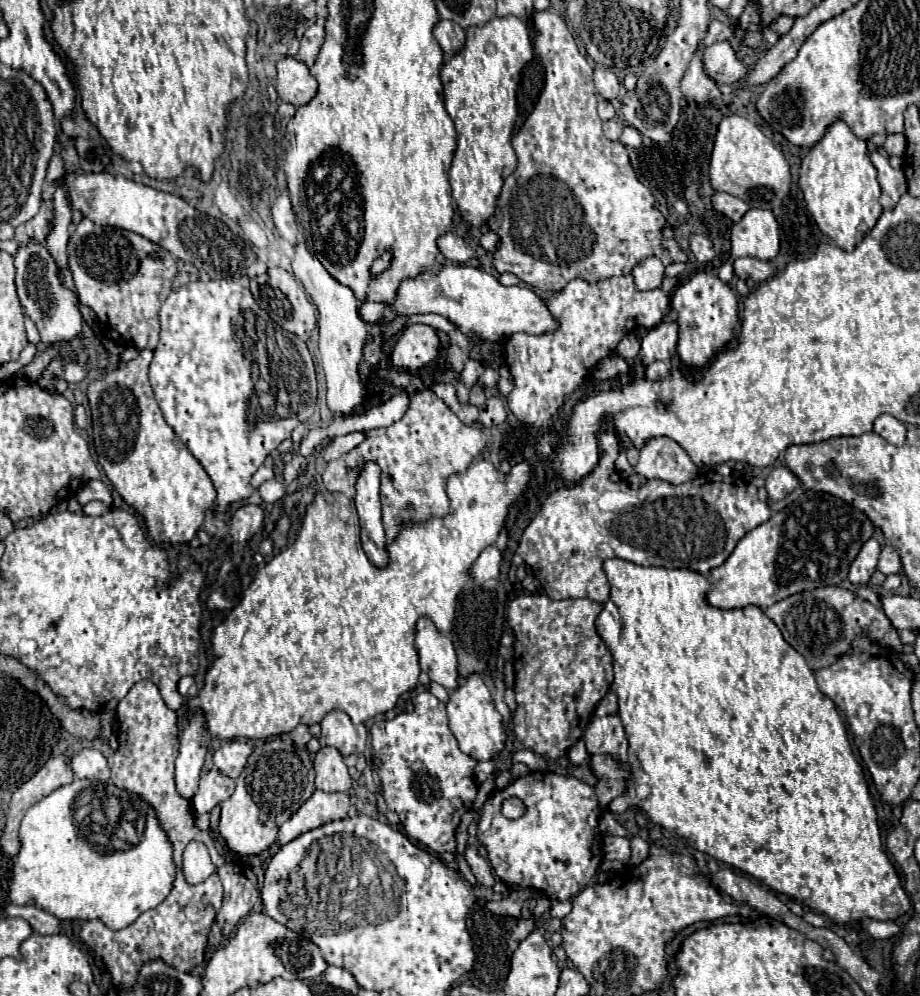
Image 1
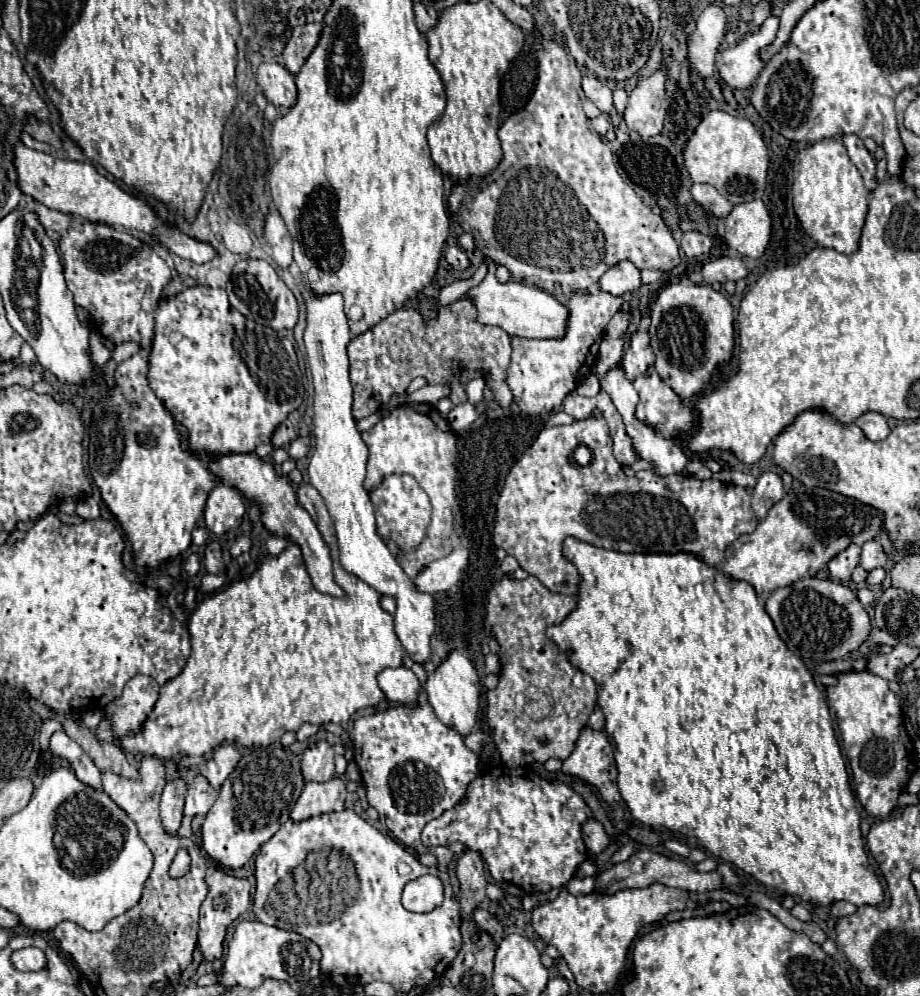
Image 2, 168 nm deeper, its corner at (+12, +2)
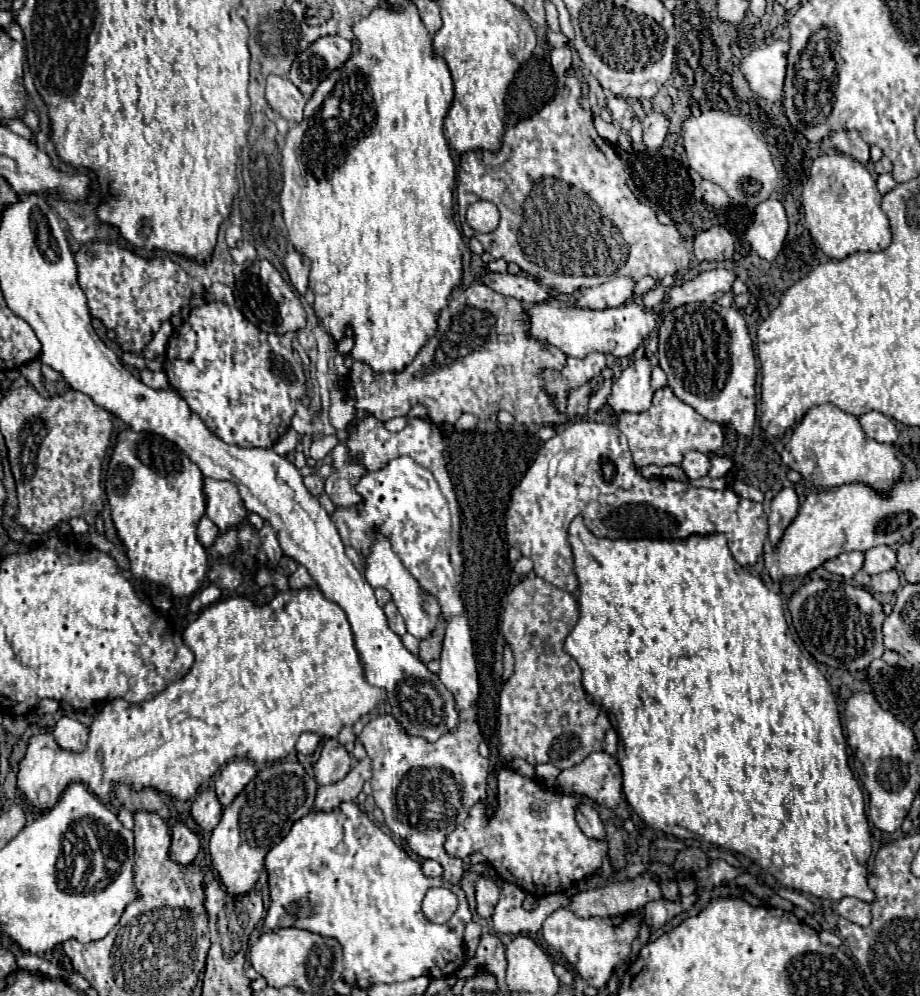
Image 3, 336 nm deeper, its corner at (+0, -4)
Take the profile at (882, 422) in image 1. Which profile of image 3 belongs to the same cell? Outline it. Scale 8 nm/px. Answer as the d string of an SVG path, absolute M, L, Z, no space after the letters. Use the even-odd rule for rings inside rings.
M870 411L858 417L864 433L872 439L876 439L878 443L894 443L898 439L898 431L892 423L890 417L878 413L878 411Z

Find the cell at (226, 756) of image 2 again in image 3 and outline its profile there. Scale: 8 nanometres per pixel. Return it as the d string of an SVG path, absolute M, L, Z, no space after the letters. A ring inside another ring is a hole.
M246 759L228 761L214 783L222 807L228 807L234 801L234 797L254 779L256 773L258 773L258 767Z

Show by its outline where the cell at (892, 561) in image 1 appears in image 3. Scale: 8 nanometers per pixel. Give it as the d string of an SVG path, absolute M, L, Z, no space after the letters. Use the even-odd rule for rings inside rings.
M886 545L872 547L864 555L866 555L866 561L862 569L868 575L878 575L878 573L884 573L896 567L896 551L892 547L886 547Z

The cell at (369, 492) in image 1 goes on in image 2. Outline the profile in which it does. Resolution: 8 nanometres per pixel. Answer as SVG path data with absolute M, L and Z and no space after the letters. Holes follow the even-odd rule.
M304 291L306 297L306 309L308 309L308 327L304 331L304 345L308 351L308 365L312 371L314 379L314 437L316 437L316 447L308 463L308 477L310 485L318 489L322 495L328 513L334 521L334 531L338 537L338 559L340 565L360 577L364 583L374 587L380 595L390 595L396 599L396 615L394 615L394 631L406 649L406 653L416 661L424 663L430 657L430 637L434 633L436 621L434 621L434 599L430 593L418 591L414 581L404 573L404 569L398 565L396 557L388 551L386 543L378 537L376 533L376 521L374 521L374 509L368 497L368 491L362 487L364 477L366 477L366 461L368 461L368 449L360 437L360 431L356 429L356 419L352 417L352 385L348 379L348 355L346 347L350 343L350 329L348 329L348 319L342 309L342 295L332 293L332 295L322 295L316 297L314 293Z

